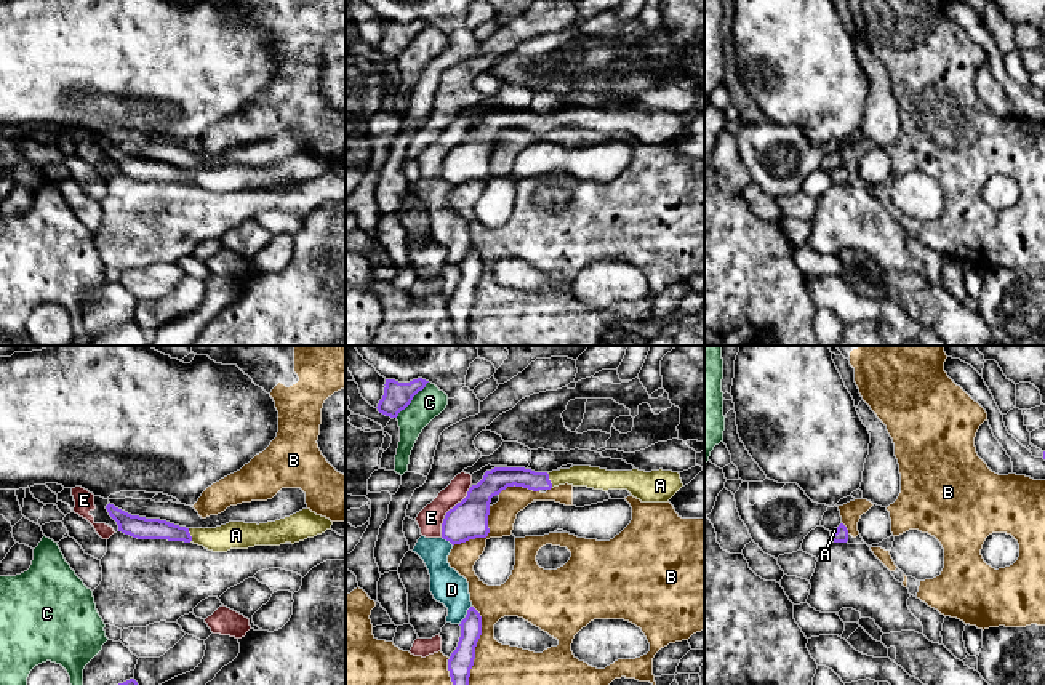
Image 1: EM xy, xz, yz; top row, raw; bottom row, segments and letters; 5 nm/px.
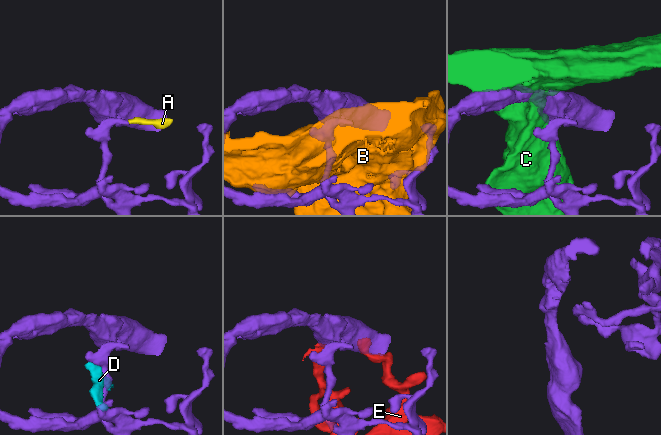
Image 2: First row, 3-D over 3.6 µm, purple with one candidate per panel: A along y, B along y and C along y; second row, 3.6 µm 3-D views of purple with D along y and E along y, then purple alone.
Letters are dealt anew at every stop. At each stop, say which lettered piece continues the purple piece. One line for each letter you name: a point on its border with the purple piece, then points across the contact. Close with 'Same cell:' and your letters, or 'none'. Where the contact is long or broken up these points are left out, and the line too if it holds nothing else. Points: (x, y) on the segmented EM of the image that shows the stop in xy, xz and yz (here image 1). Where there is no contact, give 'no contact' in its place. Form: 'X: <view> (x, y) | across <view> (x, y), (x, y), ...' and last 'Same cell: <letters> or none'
A: xz (549, 480) | across xz (500, 479), (549, 480), (578, 476)
Same cell: A

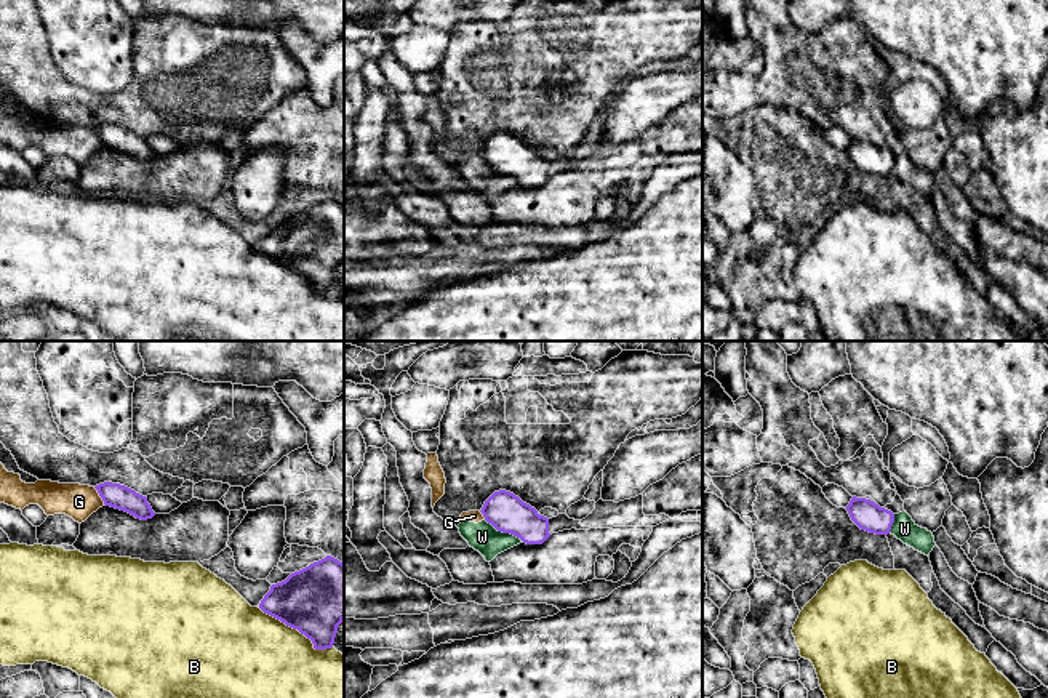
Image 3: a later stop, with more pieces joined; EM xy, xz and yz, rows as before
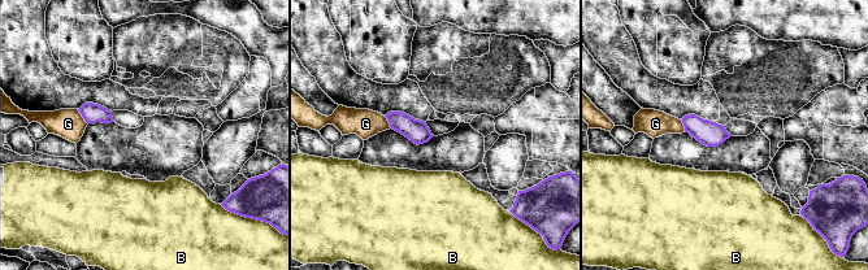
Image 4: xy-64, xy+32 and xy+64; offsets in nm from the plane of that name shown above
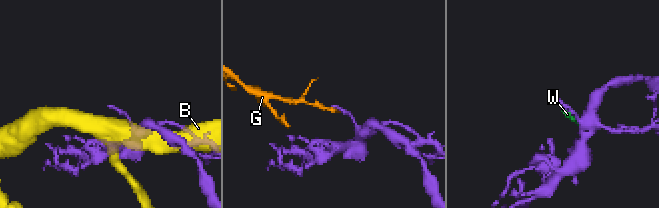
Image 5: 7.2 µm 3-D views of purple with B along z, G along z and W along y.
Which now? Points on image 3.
Same cell: none

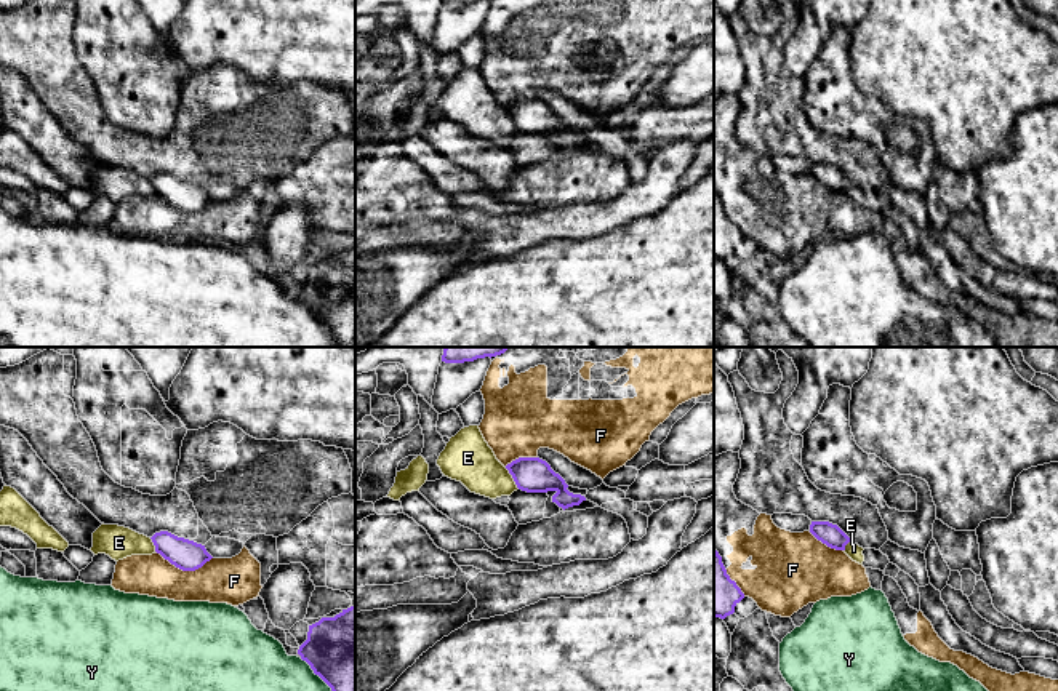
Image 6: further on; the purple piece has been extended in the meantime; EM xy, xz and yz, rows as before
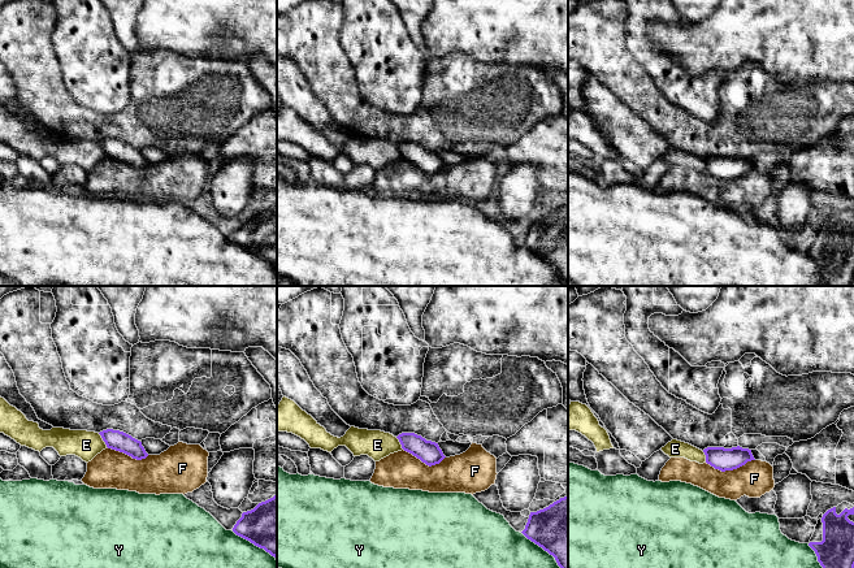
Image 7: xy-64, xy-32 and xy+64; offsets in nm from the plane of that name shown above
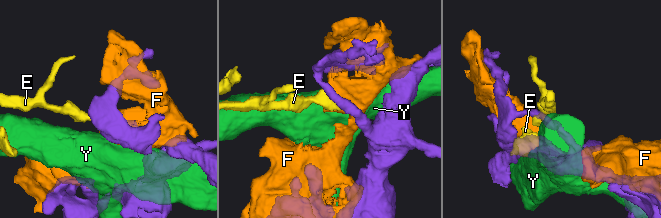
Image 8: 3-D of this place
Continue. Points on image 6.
Same cell: none

